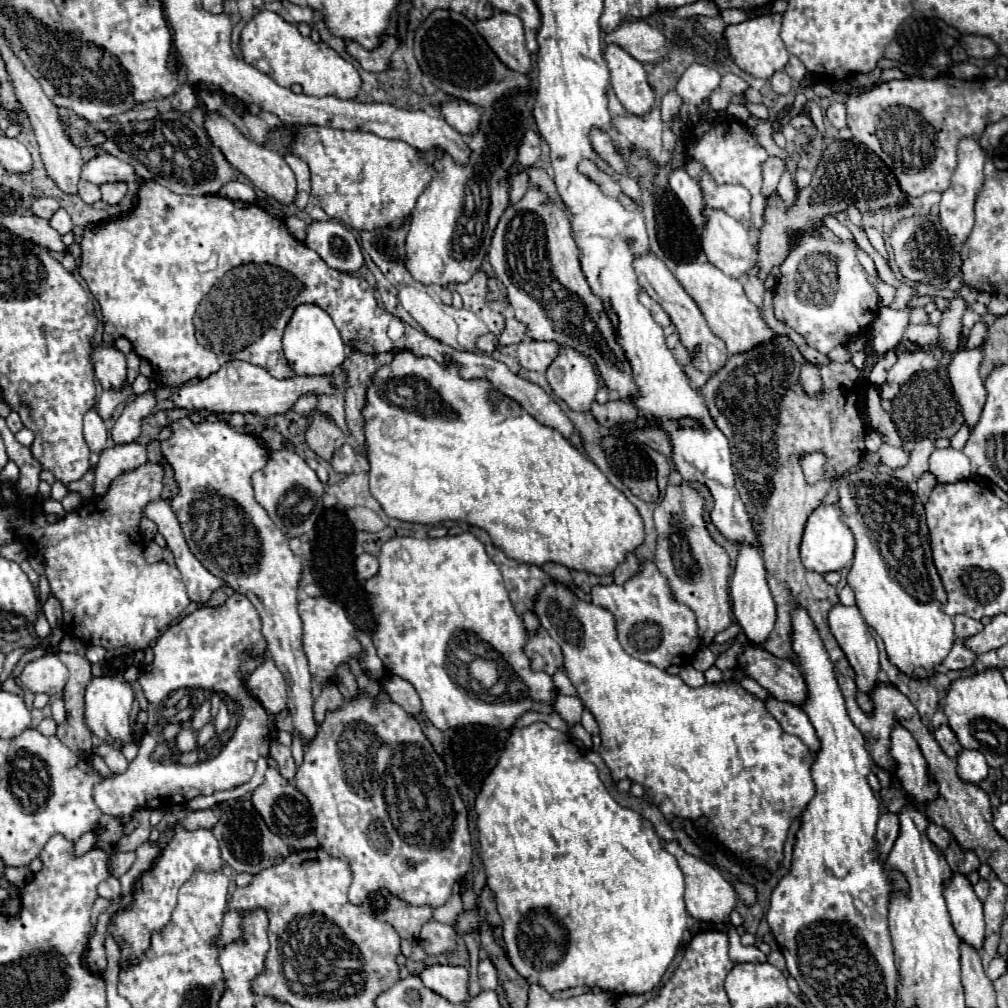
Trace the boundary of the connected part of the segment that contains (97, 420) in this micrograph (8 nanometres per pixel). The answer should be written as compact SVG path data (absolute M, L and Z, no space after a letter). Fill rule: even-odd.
M94 408L84 416L84 440L90 448L90 452L96 452L96 454L102 454L108 446L106 424Z

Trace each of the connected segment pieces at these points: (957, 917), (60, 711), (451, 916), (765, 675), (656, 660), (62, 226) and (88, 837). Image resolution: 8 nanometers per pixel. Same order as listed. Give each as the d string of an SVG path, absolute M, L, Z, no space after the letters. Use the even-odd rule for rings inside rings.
M952 872L944 886L948 912L956 934L974 948L982 948L984 942L984 918L982 902L978 900L972 882L962 872Z
M61 697L60 699L55 700L52 703L52 718L56 722L57 725L63 723L66 720L66 710L64 700Z
M452 894L444 906L434 908L434 918L444 924L456 924L456 916L460 914L460 910L462 910L460 894Z
M748 648L740 658L740 666L746 676L762 684L776 700L790 702L794 706L802 706L806 702L808 688L804 676L790 660L776 658L762 648Z
M644 562L644 570L624 582L624 586L598 584L592 588L590 596L592 604L610 610L616 616L618 640L630 656L654 664L662 670L672 664L684 666L692 662L700 646L696 616L686 604L674 600L666 578L656 570L654 562Z
M58 210L52 218L50 218L50 226L54 228L54 230L58 230L60 234L68 234L68 232L72 232L72 220L70 220L70 216L68 216L68 212L66 210Z
M88 832L88 834L82 834L78 844L76 844L76 854L84 854L92 848L92 844L96 844L96 834L94 832Z

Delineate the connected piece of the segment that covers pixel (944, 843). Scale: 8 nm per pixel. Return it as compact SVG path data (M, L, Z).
M930 822L928 828L926 828L926 834L928 834L928 838L930 838L940 850L946 850L946 848L948 848L948 844L950 844L950 834L948 834L946 828L936 826L936 824Z

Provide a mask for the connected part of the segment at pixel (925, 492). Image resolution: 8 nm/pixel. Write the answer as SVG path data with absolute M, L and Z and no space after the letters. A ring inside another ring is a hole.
M926 472L926 474L918 480L916 494L920 496L922 502L928 500L928 496L930 496L930 492L932 492L932 488L934 488L936 484L938 484L938 482L936 482L936 478L934 478L930 472Z

